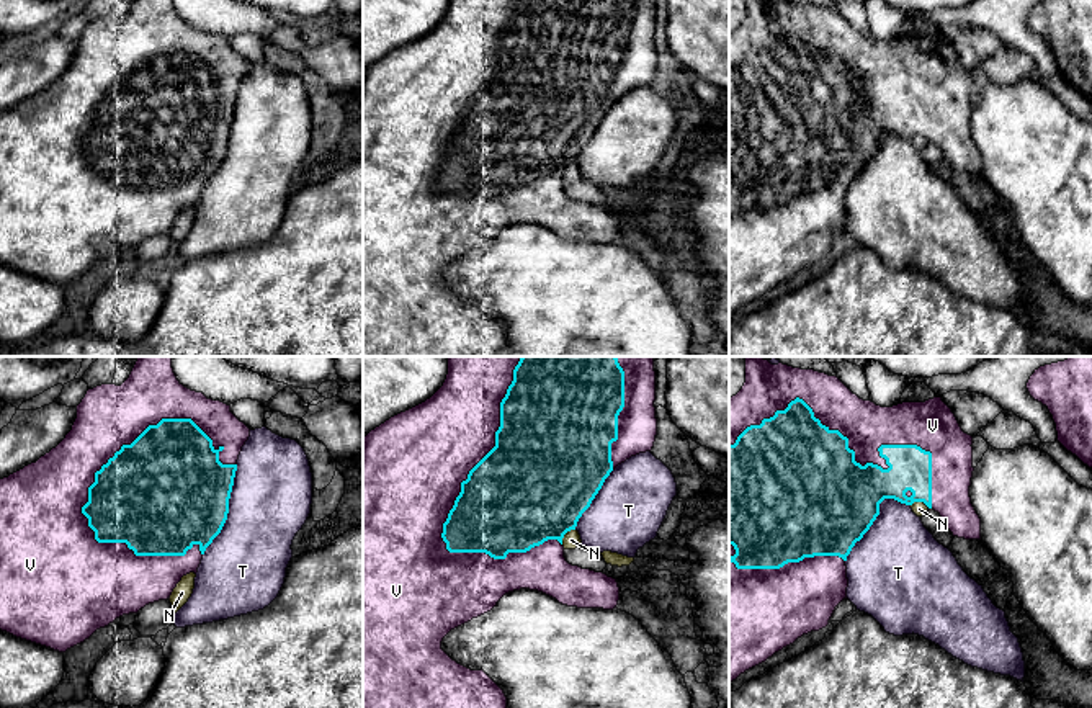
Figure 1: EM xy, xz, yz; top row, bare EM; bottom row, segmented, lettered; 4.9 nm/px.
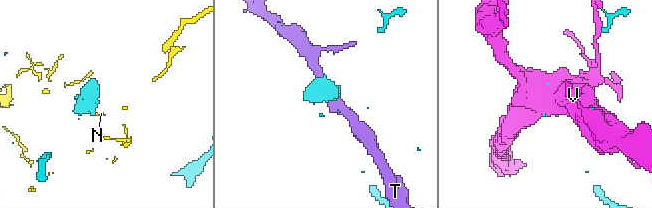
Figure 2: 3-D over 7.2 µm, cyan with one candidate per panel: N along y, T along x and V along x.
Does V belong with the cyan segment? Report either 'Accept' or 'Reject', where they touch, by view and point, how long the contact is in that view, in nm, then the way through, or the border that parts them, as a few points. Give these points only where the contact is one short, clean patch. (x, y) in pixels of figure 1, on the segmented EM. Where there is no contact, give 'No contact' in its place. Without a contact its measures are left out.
Accept. Touches cyan at xy (151, 425). Shared border 800 nm

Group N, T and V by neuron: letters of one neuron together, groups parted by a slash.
N / T / V

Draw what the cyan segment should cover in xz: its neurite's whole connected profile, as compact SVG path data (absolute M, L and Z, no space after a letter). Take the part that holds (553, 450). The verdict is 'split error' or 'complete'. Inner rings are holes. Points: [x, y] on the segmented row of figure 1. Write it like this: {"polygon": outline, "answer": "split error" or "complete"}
{"polygon": "M446 356L448 374L443 386L425 402L401 412L363 438L363 708L507 708L503 690L481 669L471 670L453 661L443 649L443 638L454 628L490 612L497 602L508 592L530 589L543 592L559 603L577 608L613 610L620 600L616 579L603 572L572 566L564 558L562 538L567 531L575 530L579 518L590 507L592 500L602 489L610 473L631 456L651 451L657 435L656 419L656 371L654 356Z", "answer": "split error"}

